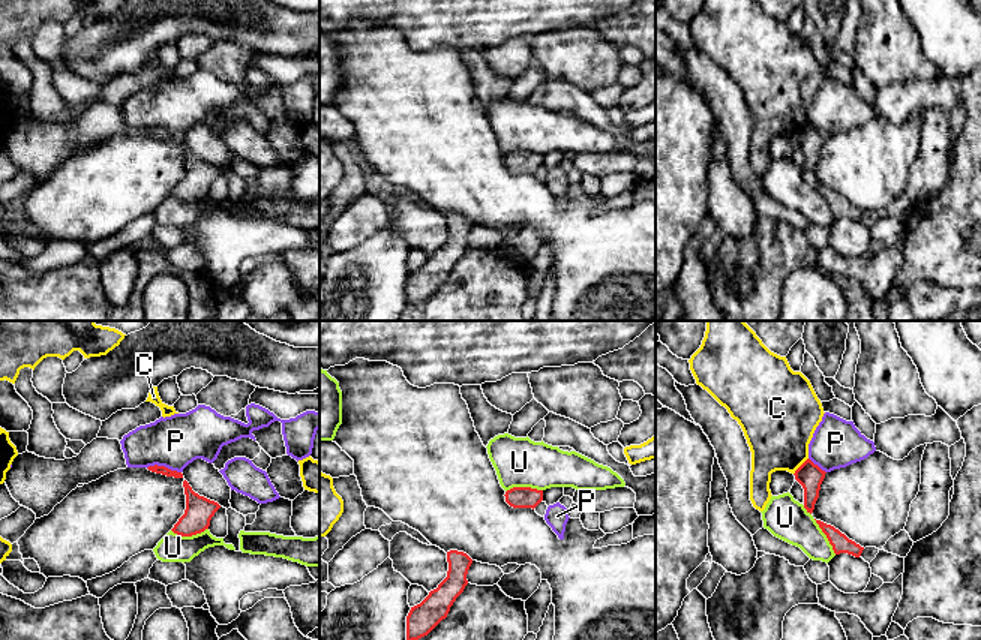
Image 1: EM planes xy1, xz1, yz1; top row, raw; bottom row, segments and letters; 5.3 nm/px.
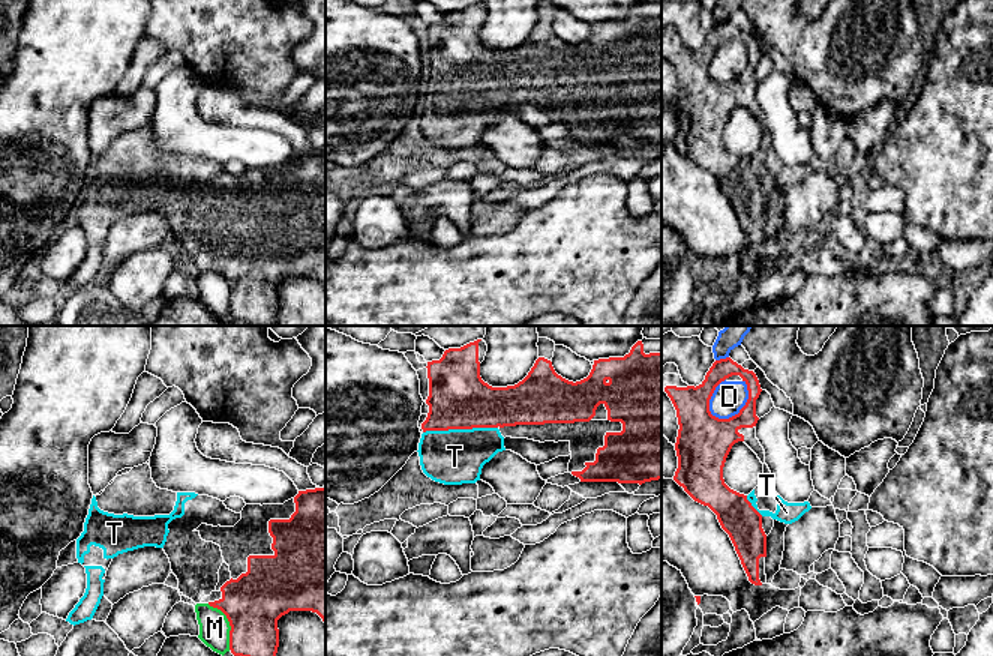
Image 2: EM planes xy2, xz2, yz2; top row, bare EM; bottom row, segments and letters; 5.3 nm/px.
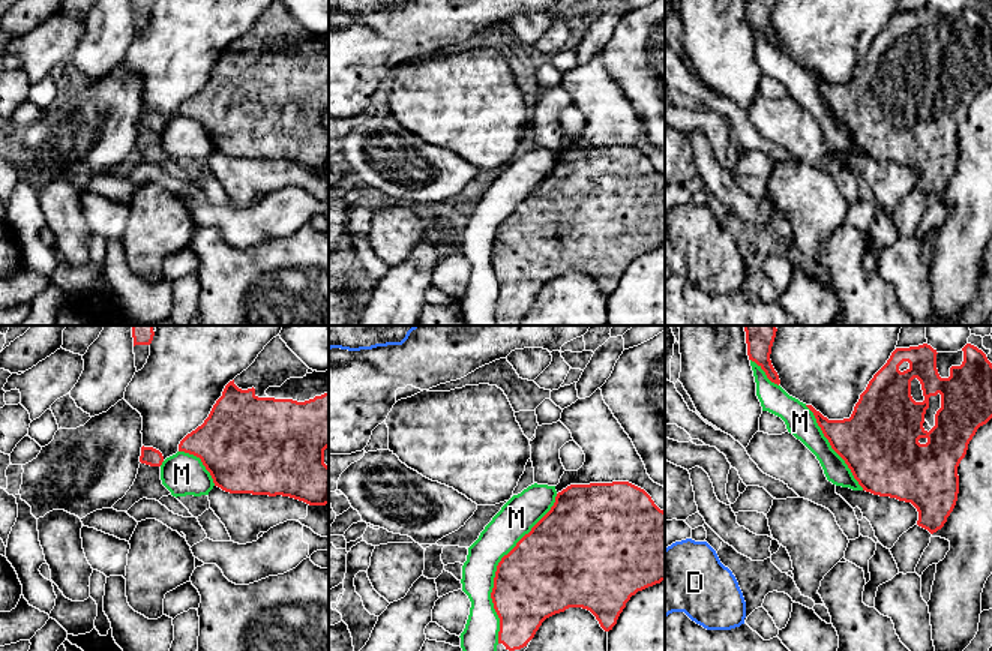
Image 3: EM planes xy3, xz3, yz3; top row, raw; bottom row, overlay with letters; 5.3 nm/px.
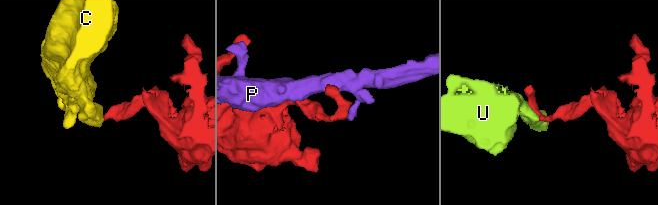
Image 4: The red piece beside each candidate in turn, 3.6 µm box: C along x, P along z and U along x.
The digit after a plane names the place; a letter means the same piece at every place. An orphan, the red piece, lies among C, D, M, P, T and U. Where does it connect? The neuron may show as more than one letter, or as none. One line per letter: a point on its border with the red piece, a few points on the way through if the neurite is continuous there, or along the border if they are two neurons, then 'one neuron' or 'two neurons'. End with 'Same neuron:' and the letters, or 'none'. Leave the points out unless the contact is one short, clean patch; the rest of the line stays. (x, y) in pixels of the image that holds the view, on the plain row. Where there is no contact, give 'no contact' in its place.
C: contact yz1 (800, 131); border yz1 (807, 122), (794, 138); two neurons
D: contact yz2 (741, 72); two neurons
M: contact xz3 (497, 233); two neurons
P: contact xy1 (164, 131); border xy1 (147, 131), (167, 131), (180, 137); two neurons
T: contact xz2 (459, 92); one neuron
U: contact xy1 (189, 200); border xy1 (207, 192), (191, 200), (177, 200), (171, 195); two neurons
Same neuron: T

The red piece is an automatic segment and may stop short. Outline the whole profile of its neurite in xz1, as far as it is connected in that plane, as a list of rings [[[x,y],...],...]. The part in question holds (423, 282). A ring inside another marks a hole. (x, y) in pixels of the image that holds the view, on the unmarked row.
[[[450,214],[447,226],[447,241],[420,268],[411,271],[406,280],[406,306],[428,300],[446,283],[450,271],[468,249],[466,238],[472,223],[464,216]]]

